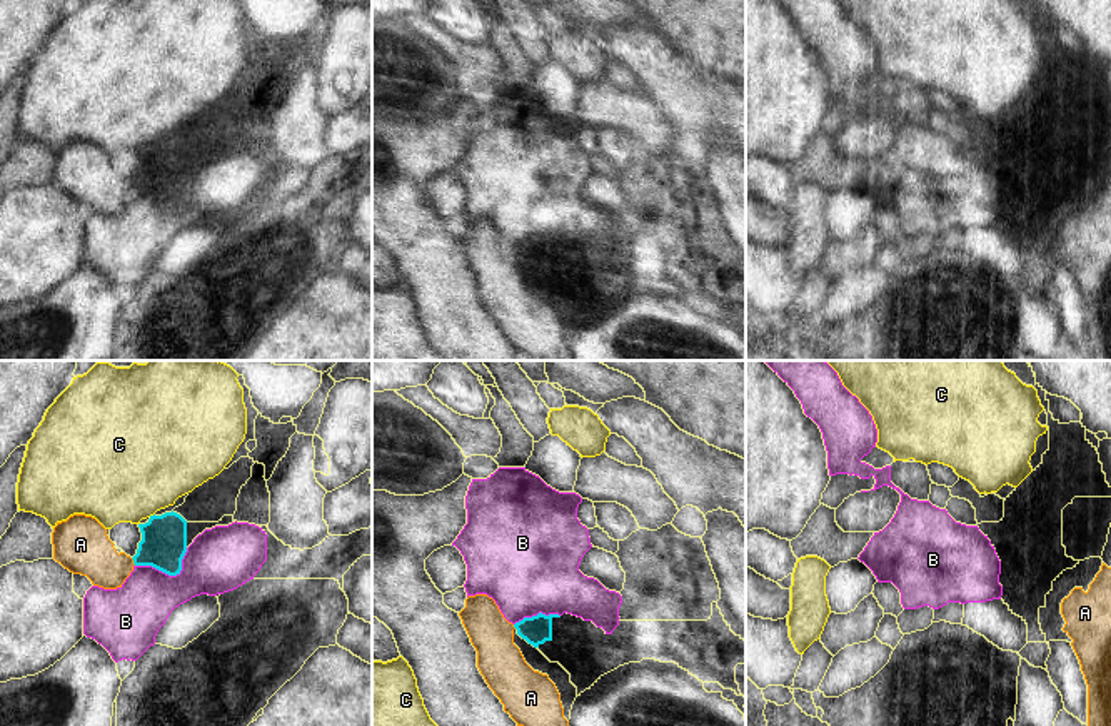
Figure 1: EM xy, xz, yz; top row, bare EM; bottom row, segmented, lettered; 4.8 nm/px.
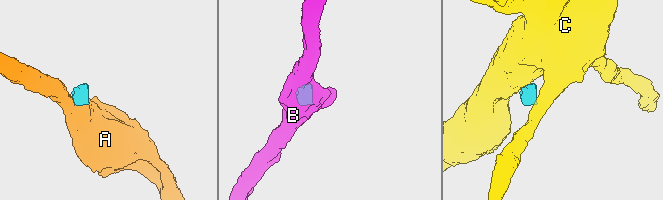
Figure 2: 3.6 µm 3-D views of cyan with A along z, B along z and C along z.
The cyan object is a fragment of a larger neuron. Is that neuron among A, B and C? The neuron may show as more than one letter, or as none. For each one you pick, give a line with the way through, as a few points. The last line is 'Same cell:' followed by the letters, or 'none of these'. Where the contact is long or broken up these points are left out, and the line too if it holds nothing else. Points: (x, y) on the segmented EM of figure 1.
B: runs through xy (164, 538), (164, 568), (169, 574), (194, 571), (217, 561)
Same cell: B

